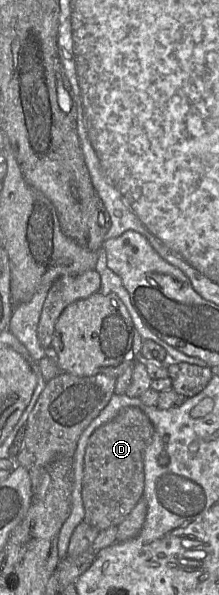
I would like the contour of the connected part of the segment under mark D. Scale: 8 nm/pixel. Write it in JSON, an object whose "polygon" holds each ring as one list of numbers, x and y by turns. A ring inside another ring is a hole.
{"polygon":[[125,407,88,439,82,482,84,521,99,531,118,526,133,510,144,491,143,456,152,440,154,426,137,407]]}

